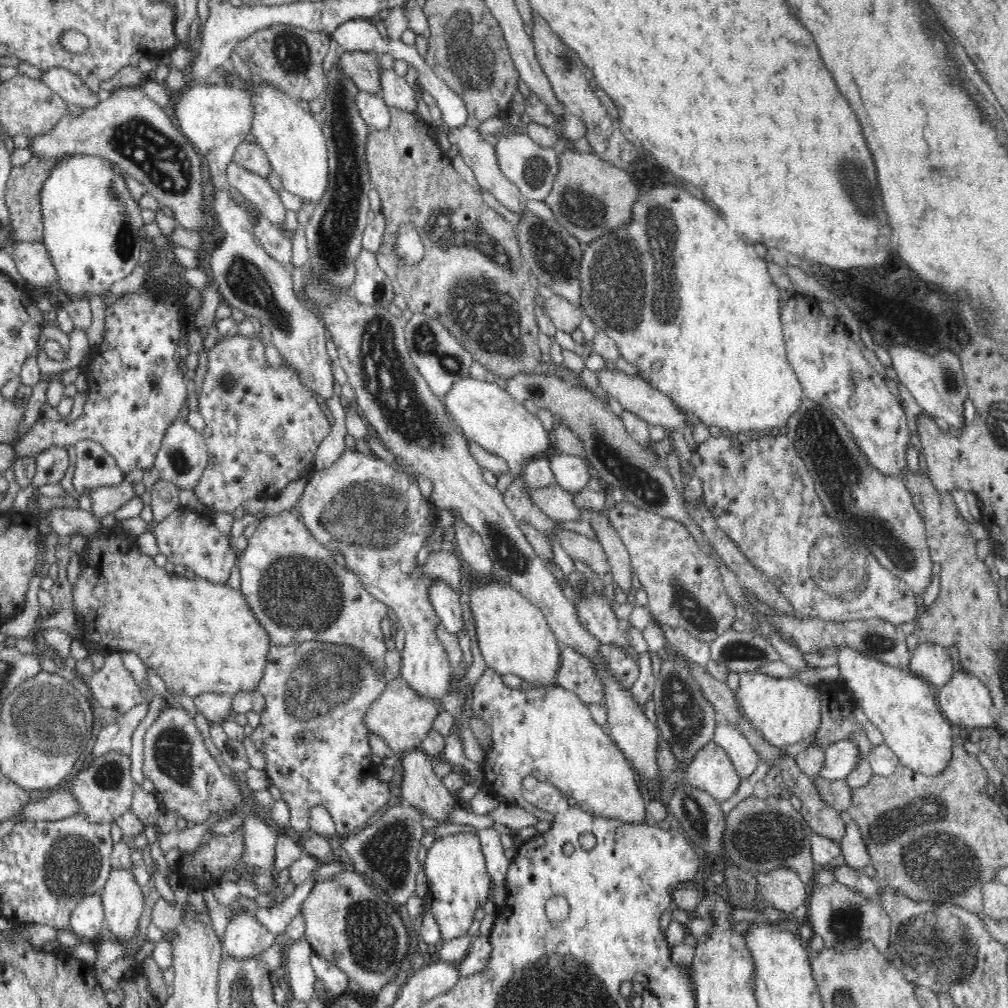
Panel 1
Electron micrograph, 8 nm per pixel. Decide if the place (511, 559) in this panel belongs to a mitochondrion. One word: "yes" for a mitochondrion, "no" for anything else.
yes

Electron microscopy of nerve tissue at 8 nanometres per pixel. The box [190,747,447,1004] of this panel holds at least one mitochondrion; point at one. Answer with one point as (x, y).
(372, 942)

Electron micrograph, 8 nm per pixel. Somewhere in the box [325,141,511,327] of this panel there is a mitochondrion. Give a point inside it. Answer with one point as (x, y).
(379, 293)

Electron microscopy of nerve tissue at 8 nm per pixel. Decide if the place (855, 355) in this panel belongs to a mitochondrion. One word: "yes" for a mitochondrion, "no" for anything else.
no

